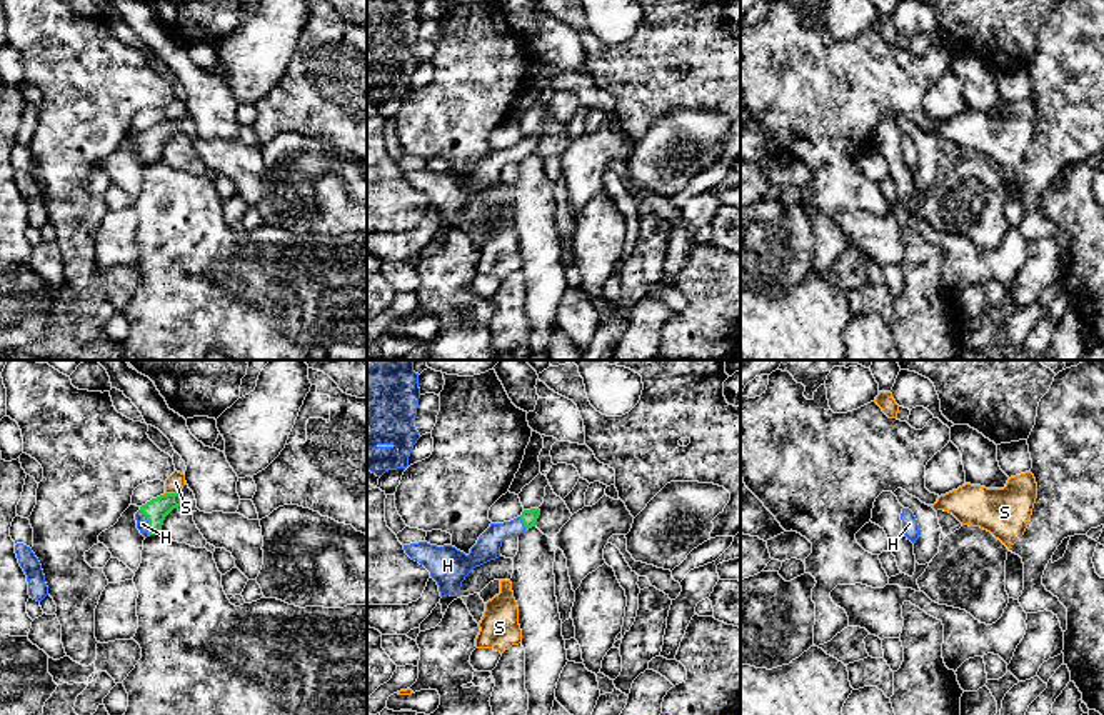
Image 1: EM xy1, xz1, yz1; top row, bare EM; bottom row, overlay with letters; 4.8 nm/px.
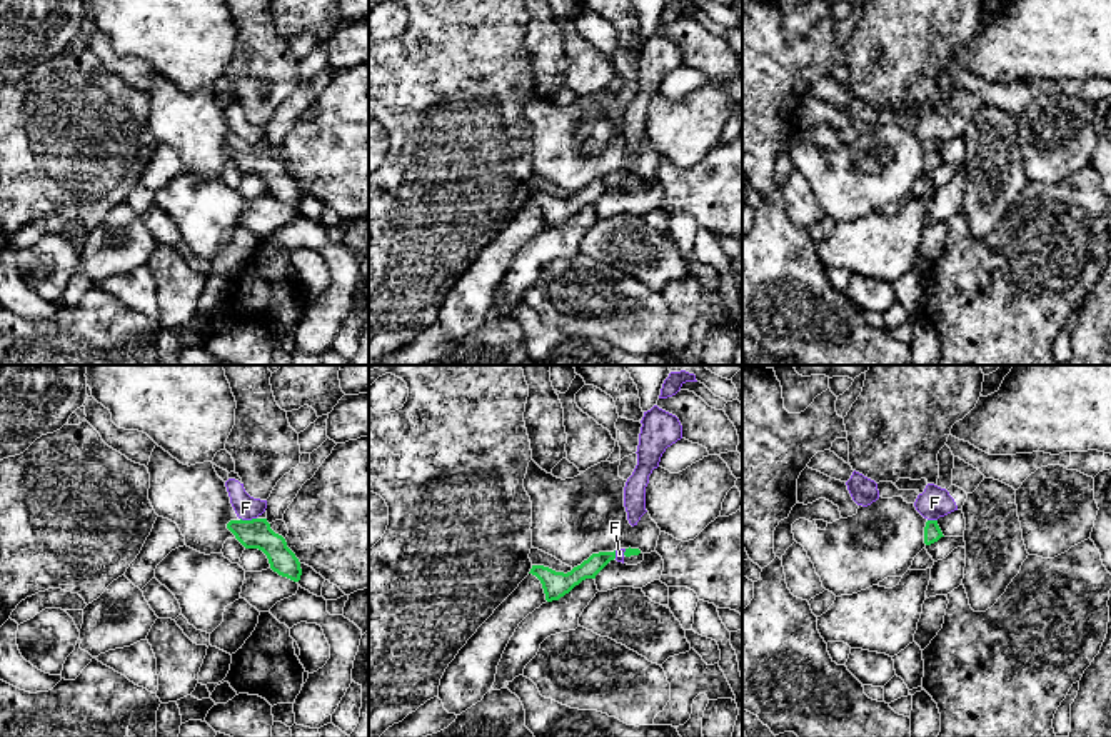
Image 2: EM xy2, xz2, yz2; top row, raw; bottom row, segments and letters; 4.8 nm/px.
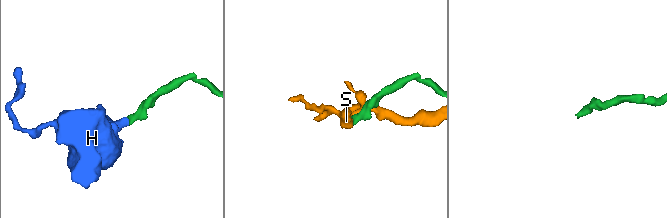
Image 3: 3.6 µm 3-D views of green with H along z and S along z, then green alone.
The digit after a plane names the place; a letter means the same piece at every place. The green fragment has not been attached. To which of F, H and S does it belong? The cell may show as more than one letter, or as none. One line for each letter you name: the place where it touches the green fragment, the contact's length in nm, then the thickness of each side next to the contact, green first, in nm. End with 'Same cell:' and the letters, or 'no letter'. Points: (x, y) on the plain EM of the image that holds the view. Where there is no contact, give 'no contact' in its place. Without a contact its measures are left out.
H: xy1 (149, 150) | 140 nm | 120/60 nm
Same cell: H

